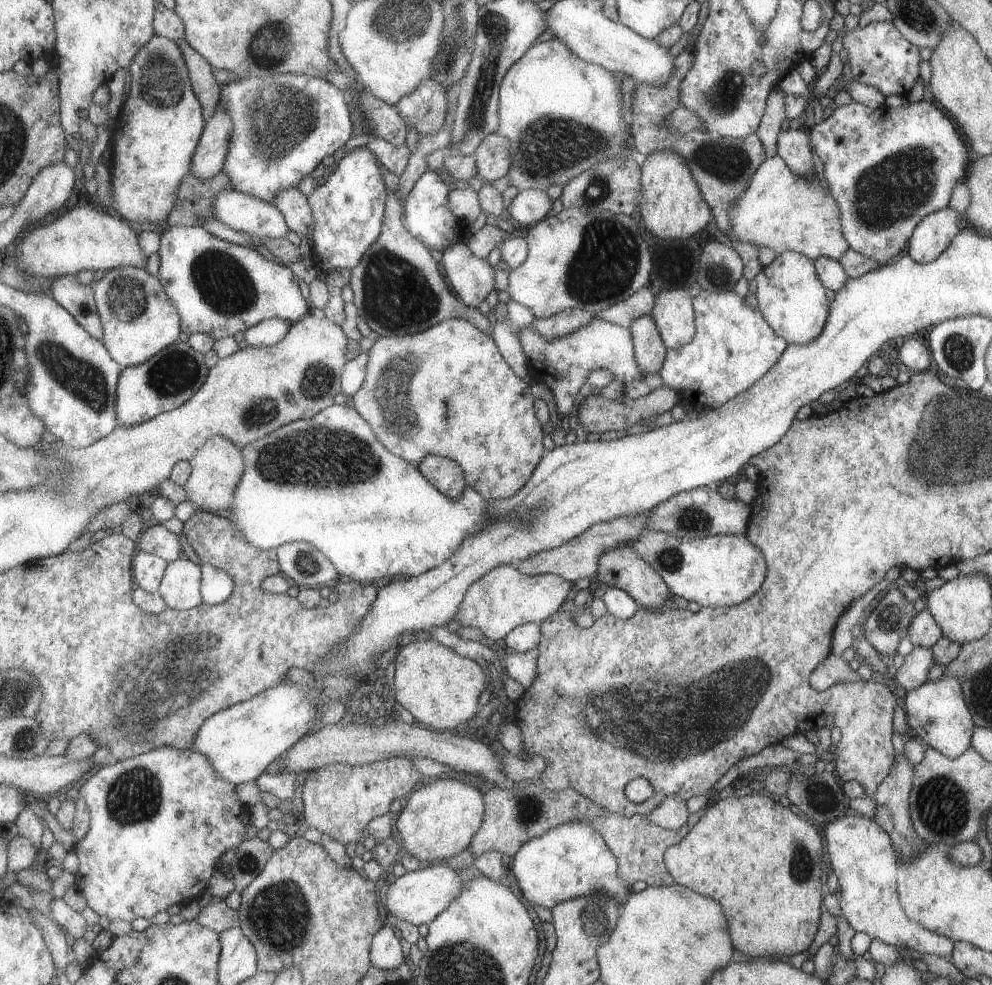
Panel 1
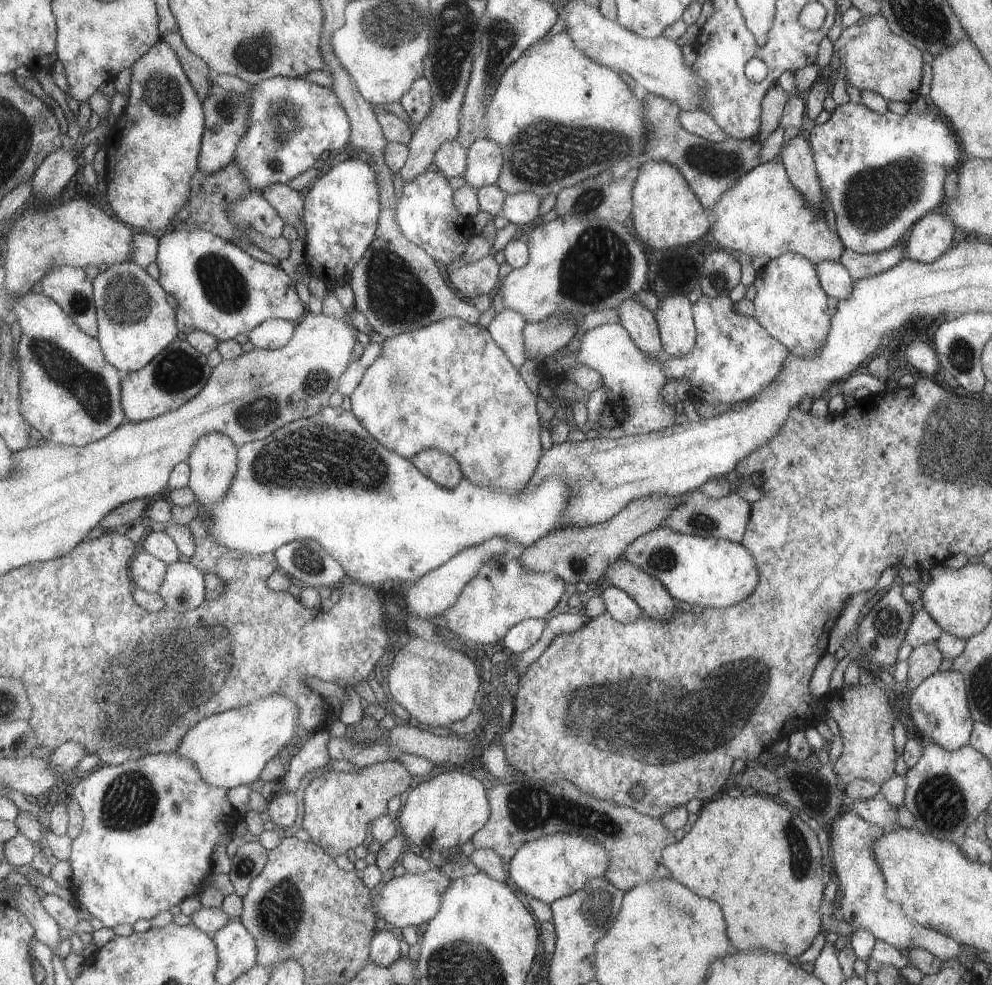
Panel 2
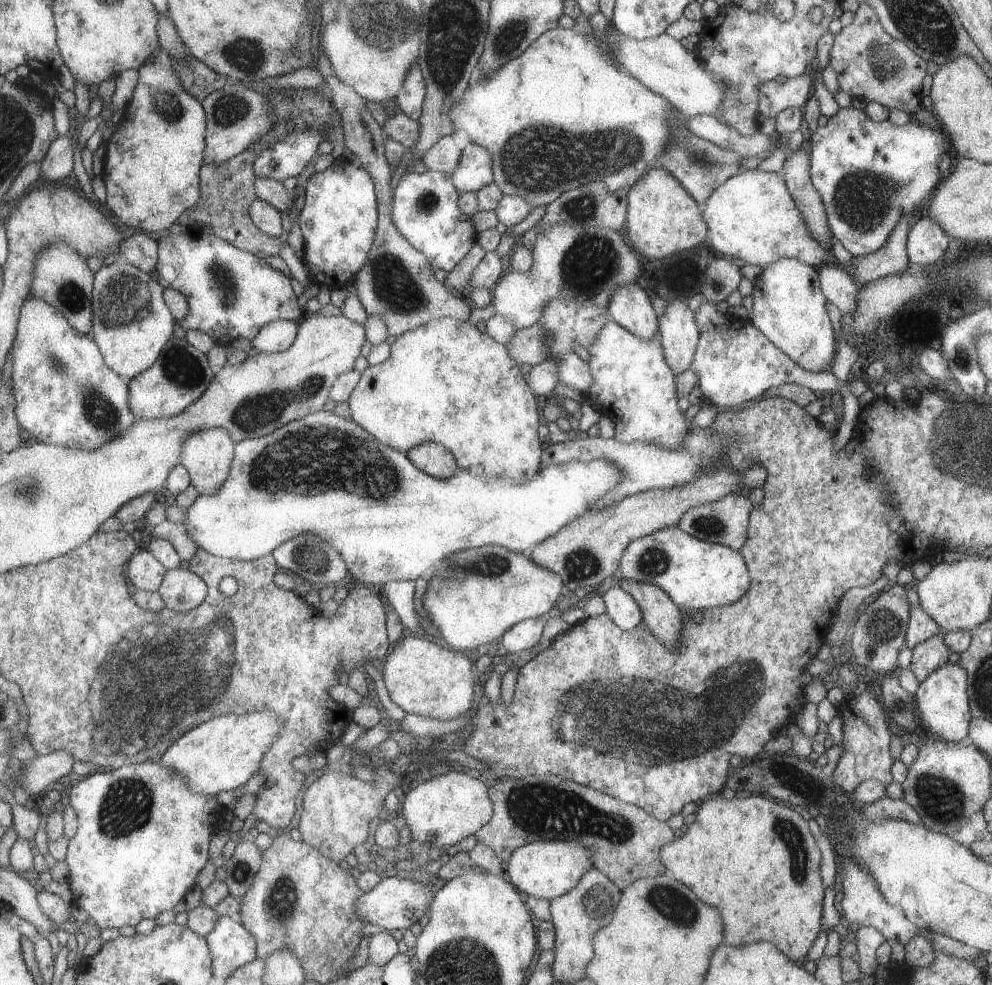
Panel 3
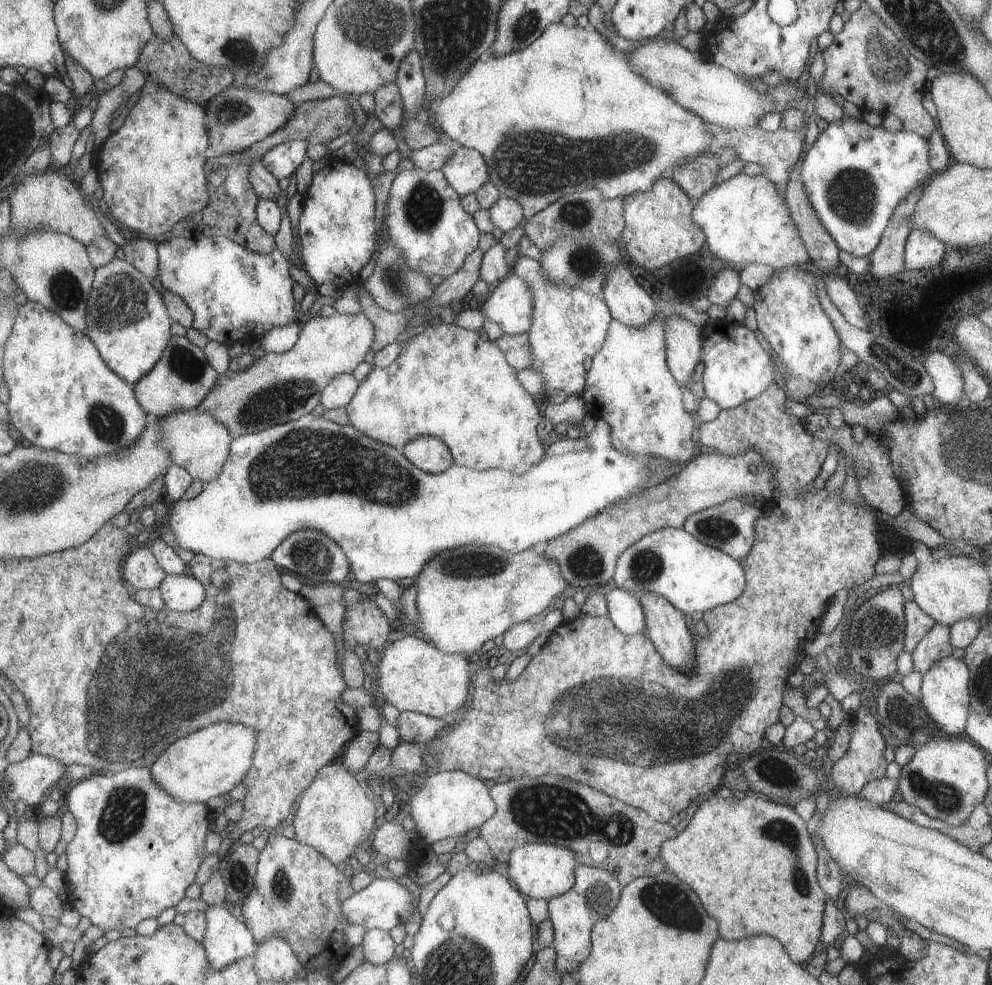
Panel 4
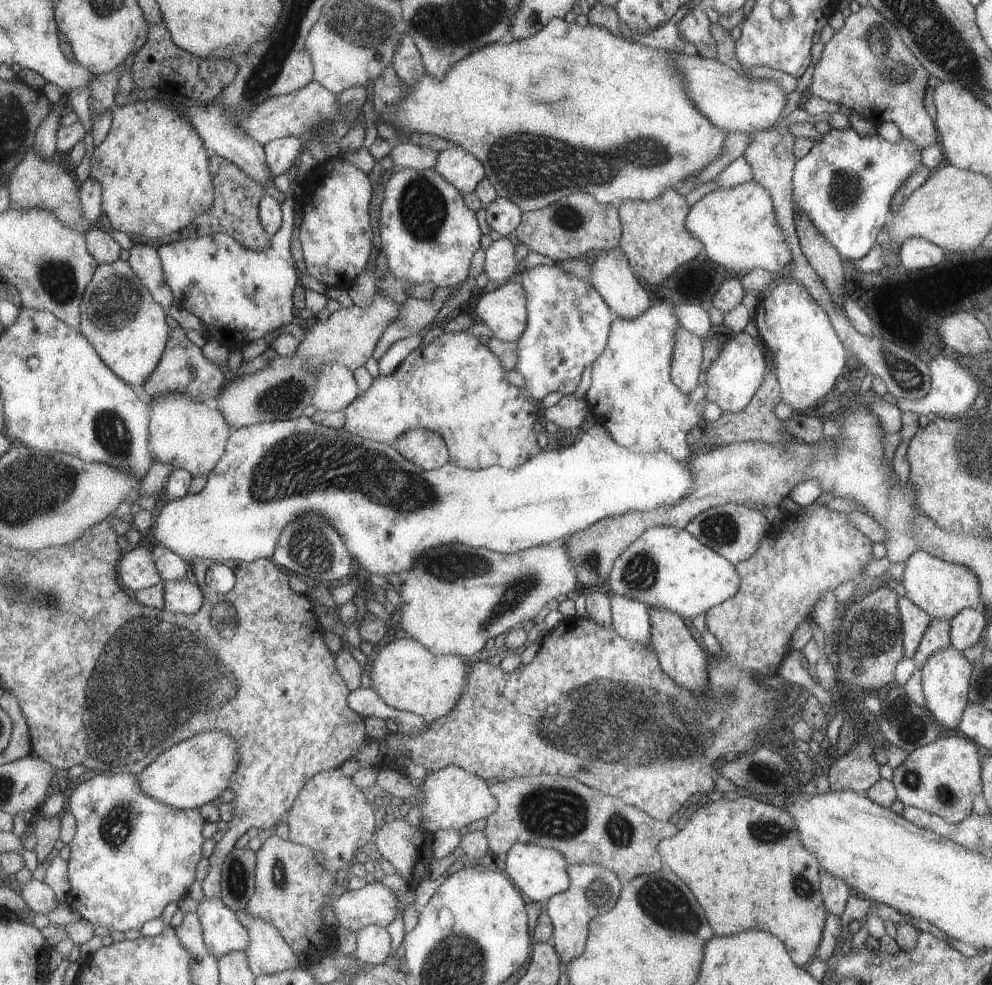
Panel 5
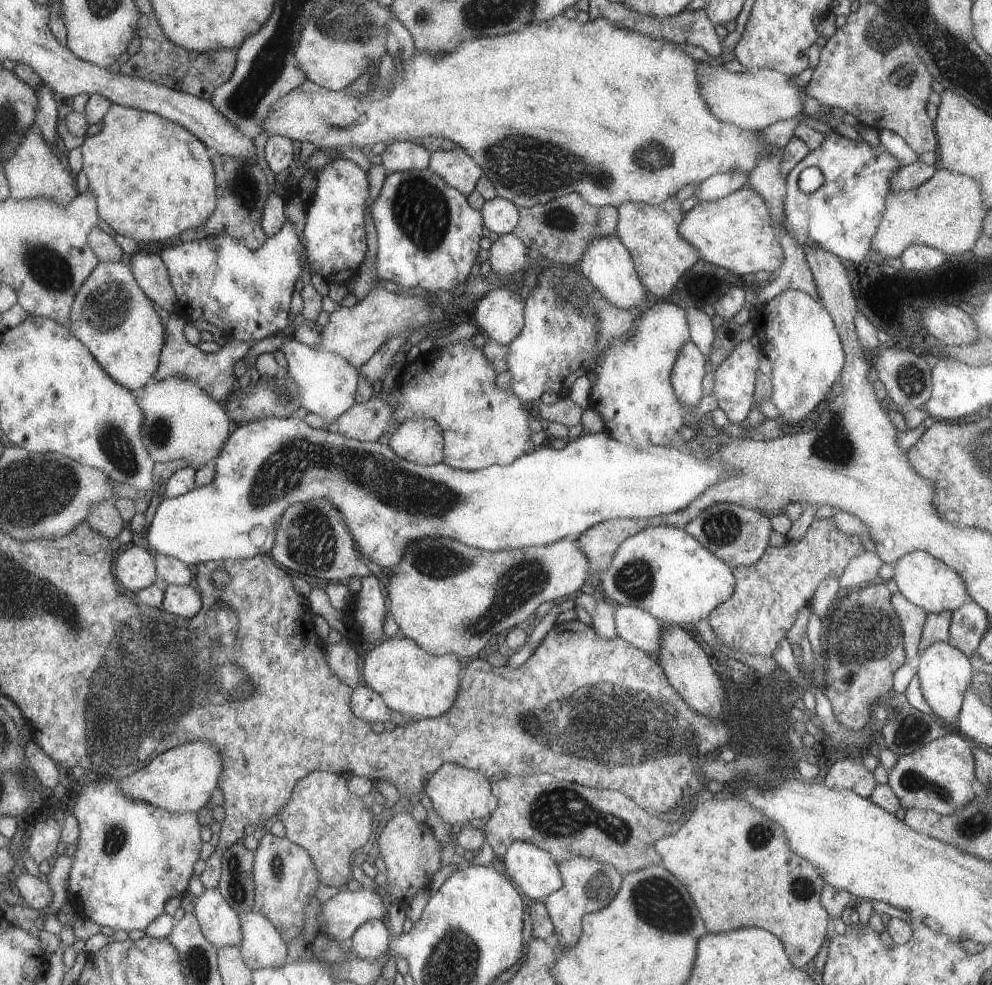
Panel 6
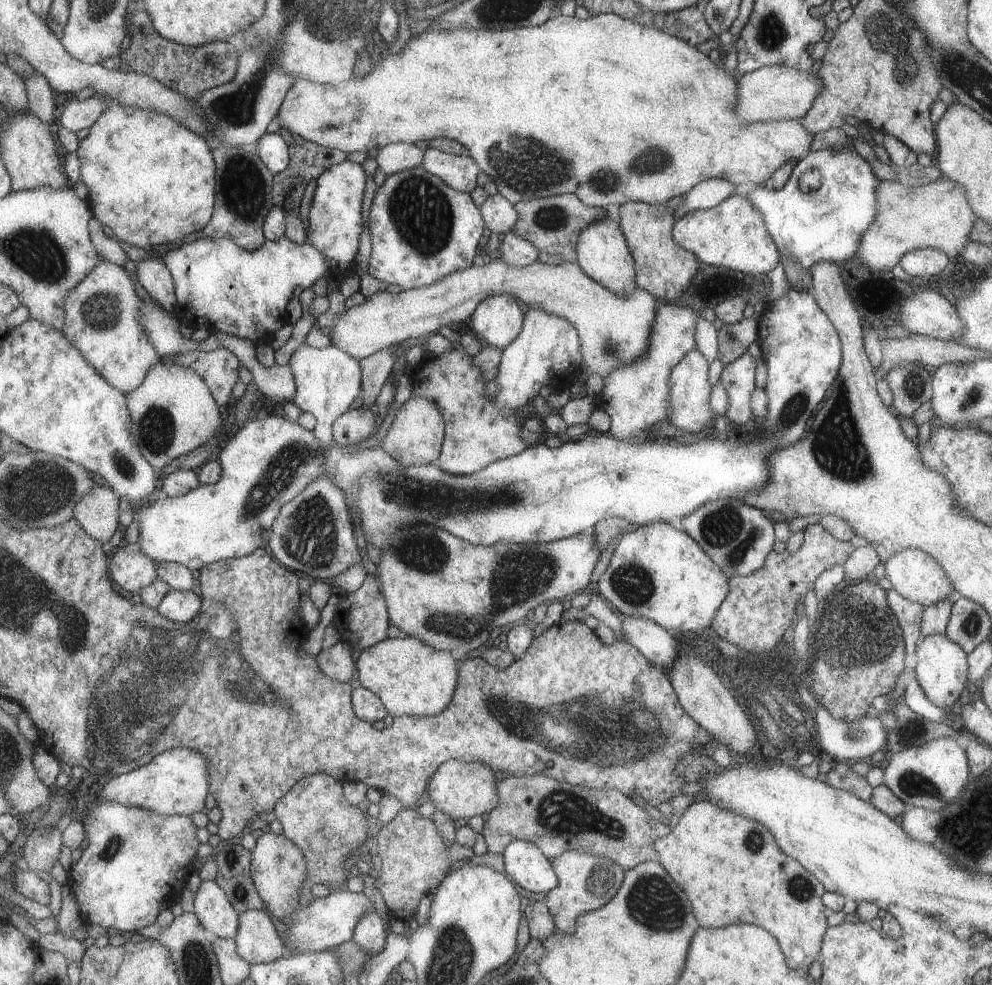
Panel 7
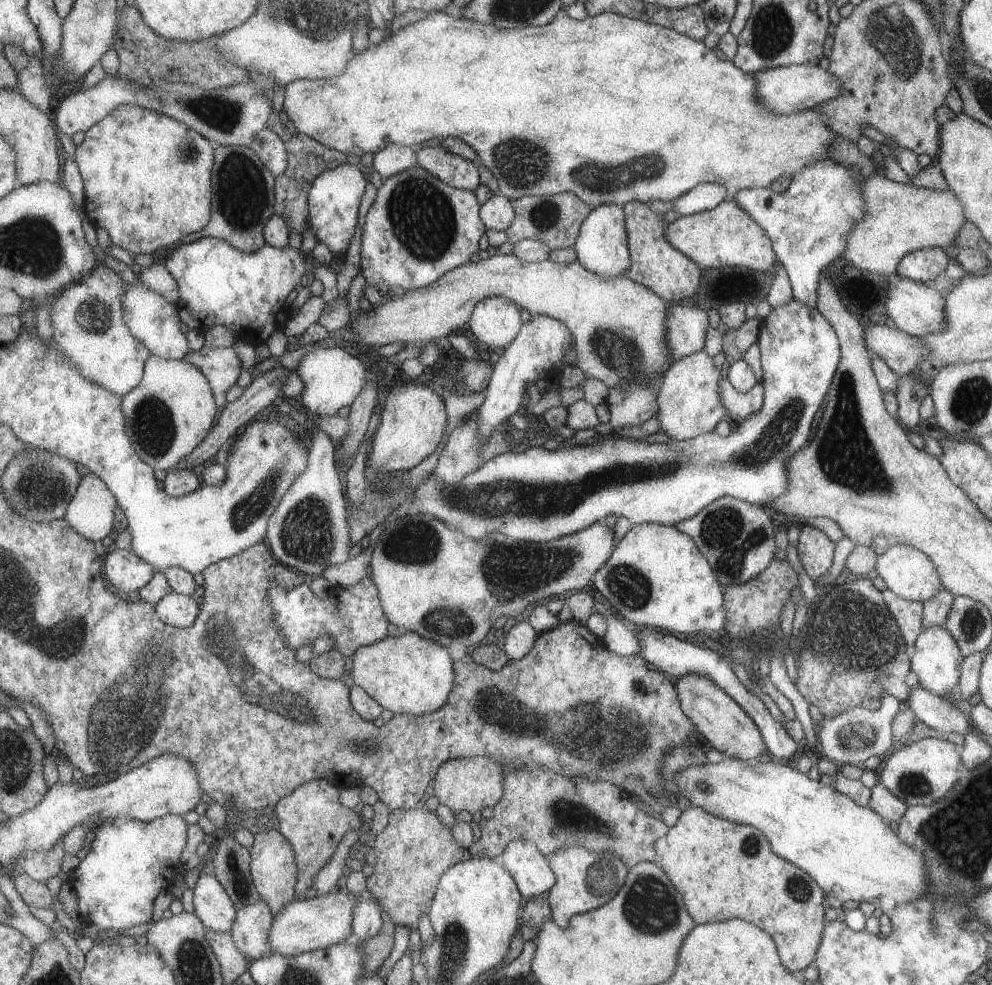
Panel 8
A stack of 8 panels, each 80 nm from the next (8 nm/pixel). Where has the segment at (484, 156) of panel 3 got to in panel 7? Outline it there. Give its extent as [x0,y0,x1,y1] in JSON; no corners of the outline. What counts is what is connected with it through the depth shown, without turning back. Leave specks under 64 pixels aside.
[421,147,481,192]

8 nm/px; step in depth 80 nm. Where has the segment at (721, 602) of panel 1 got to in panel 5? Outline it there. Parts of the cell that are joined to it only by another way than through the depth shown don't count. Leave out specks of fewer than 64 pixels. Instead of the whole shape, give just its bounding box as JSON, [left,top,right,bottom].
[608,526,740,619]

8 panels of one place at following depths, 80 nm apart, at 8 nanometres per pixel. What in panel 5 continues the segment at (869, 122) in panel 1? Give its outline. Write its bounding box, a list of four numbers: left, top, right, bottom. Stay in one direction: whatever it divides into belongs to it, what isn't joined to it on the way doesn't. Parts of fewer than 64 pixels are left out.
[791,127,922,261]

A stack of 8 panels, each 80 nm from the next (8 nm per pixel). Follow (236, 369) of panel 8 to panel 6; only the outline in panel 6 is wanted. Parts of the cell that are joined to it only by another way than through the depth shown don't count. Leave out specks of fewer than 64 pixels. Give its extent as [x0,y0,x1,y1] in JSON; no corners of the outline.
[154,315,253,404]

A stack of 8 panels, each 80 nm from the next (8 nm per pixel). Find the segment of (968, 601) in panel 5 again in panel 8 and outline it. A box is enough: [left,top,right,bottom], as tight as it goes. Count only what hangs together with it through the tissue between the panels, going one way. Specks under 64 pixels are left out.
[874,544,942,603]

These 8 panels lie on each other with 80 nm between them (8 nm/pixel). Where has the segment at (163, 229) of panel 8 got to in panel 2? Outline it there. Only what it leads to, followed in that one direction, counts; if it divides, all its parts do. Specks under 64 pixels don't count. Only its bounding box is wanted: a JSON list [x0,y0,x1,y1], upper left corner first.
[106,42,204,232]

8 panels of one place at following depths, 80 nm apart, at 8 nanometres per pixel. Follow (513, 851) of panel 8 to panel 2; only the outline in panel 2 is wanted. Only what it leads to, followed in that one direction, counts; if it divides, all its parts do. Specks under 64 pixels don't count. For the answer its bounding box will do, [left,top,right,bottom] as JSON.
[509,832,609,905]

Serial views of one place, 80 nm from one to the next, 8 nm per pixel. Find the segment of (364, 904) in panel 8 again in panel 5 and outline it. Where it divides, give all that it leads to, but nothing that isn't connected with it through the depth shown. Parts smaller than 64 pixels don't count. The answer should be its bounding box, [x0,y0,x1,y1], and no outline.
[352,925,389,965]

